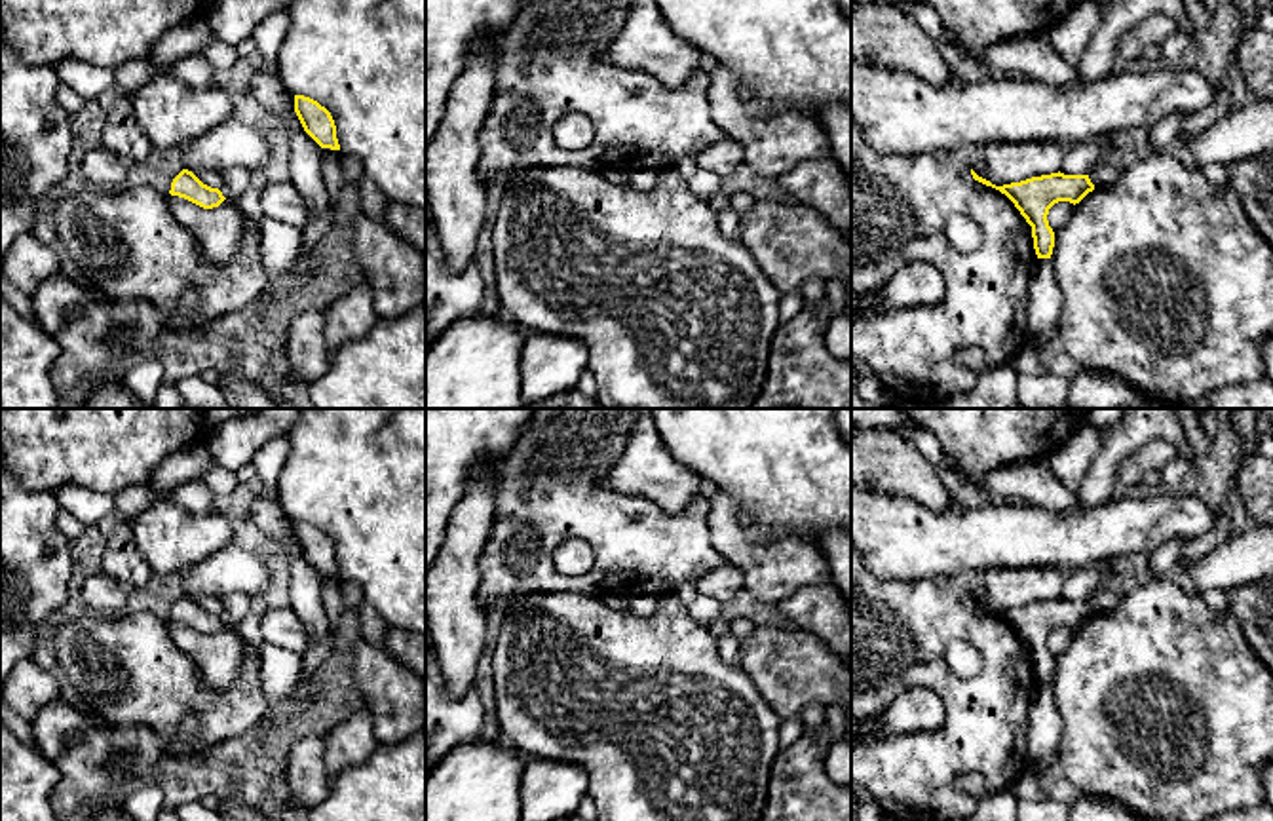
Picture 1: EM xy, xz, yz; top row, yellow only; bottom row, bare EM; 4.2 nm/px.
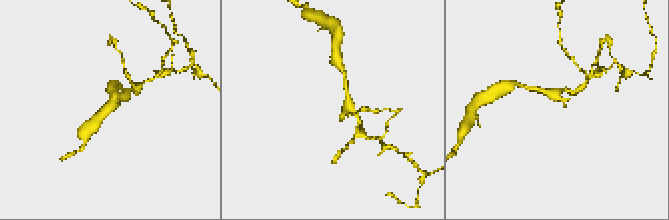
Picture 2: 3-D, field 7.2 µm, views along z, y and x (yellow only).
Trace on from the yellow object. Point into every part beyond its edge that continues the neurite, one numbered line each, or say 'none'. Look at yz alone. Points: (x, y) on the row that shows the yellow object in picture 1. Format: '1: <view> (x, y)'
none

